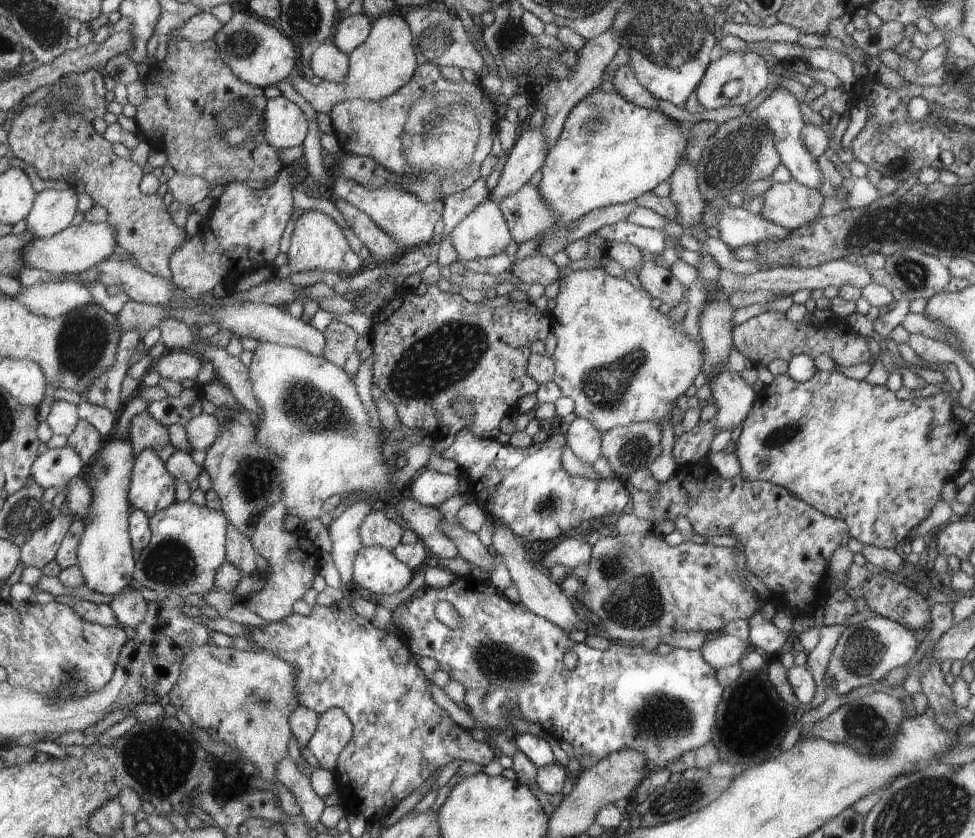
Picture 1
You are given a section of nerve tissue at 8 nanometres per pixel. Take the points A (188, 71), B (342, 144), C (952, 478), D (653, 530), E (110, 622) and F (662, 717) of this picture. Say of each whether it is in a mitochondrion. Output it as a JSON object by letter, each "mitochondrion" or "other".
{"A":"other","B":"other","C":"other","D":"other","E":"other","F":"mitochondrion"}

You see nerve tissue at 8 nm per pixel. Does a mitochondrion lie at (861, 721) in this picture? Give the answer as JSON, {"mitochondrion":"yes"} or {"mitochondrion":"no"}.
{"mitochondrion":"yes"}

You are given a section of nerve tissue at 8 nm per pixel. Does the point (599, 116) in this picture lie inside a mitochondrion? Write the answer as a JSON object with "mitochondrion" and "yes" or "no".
{"mitochondrion":"yes"}

